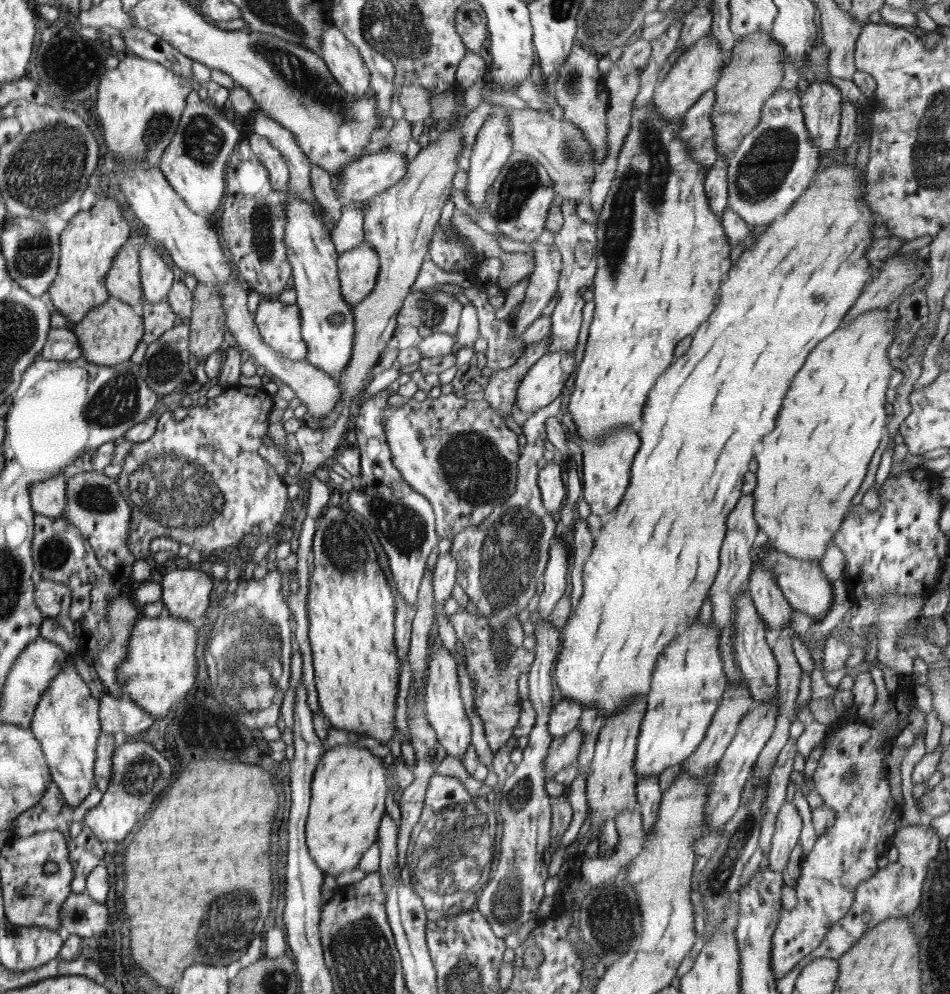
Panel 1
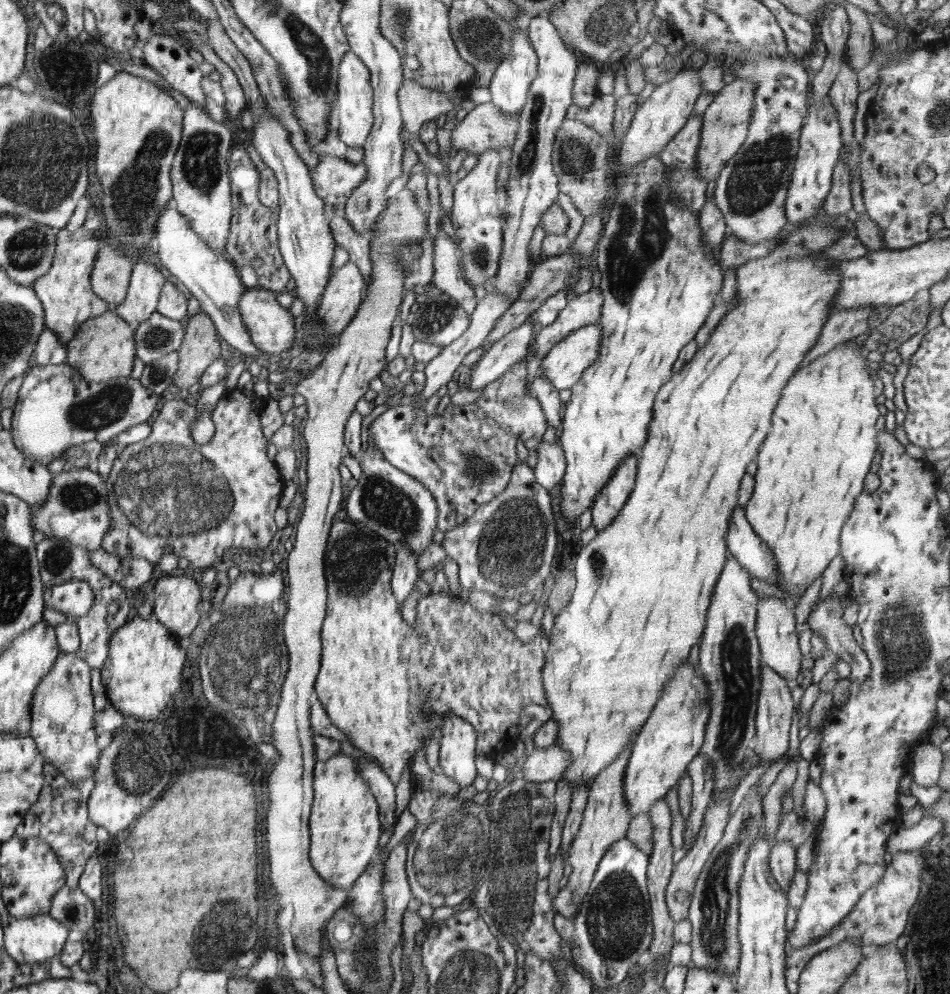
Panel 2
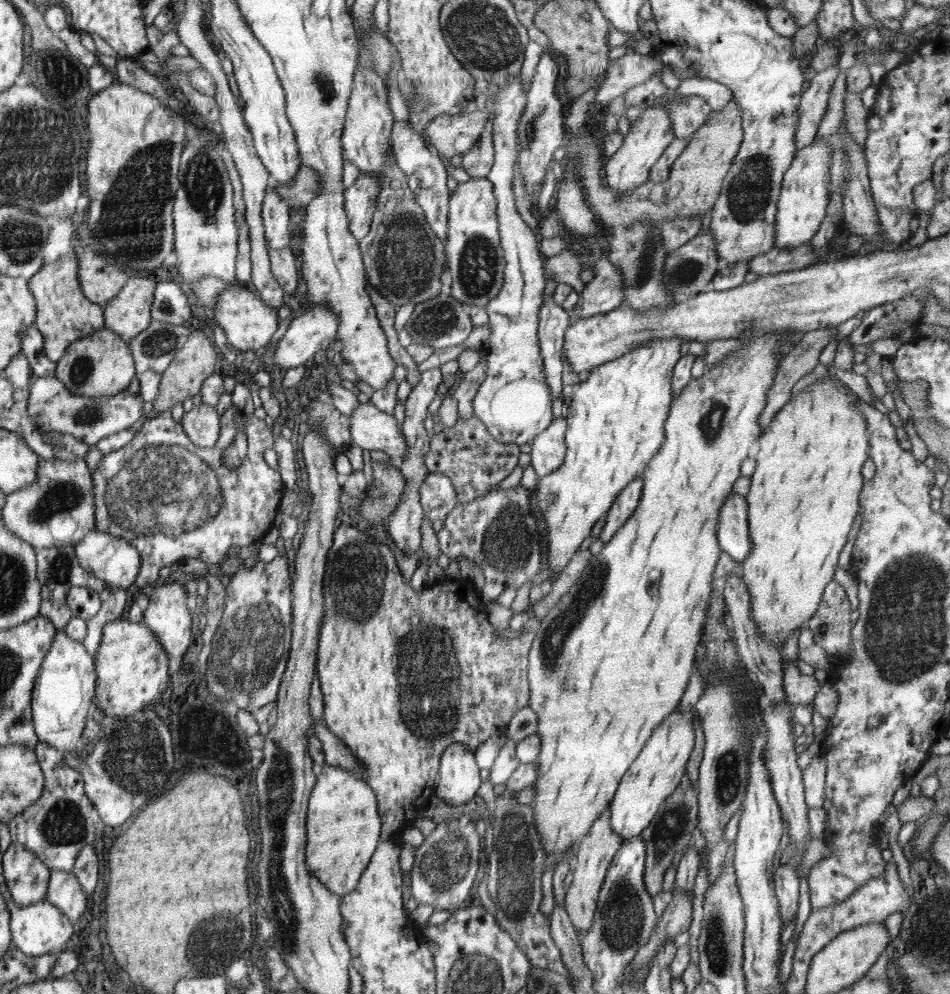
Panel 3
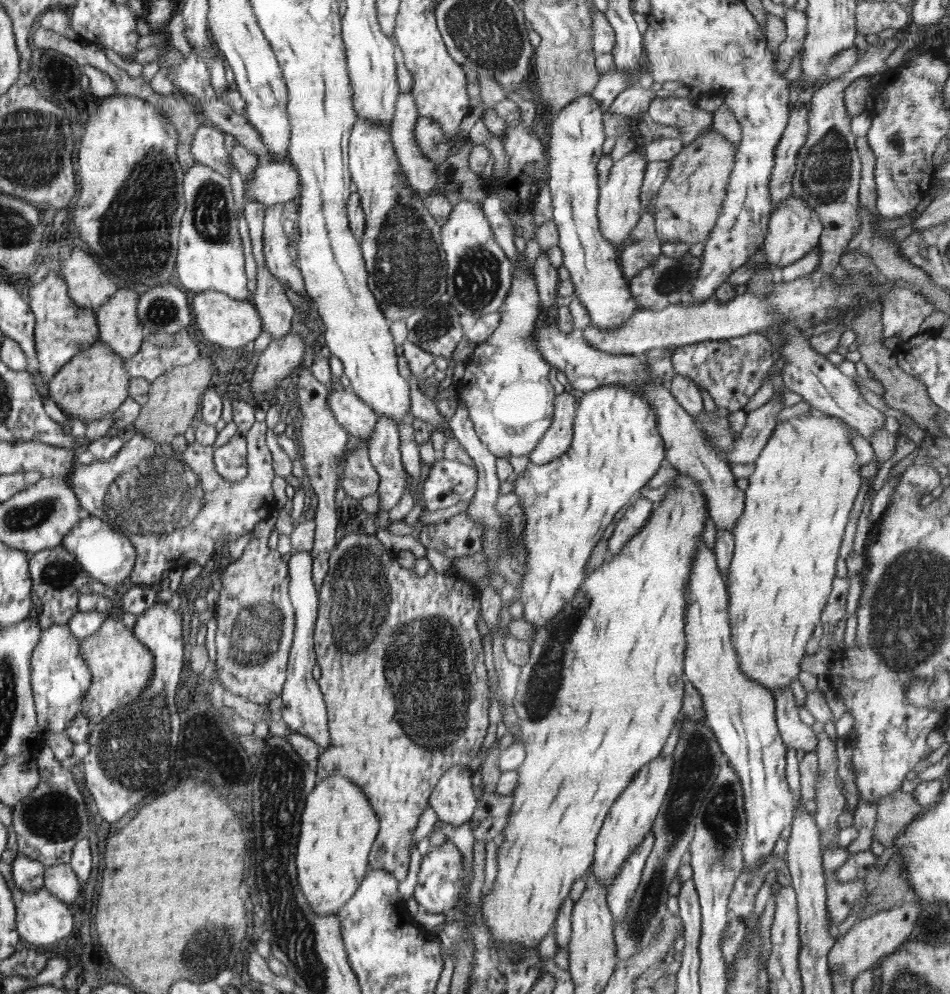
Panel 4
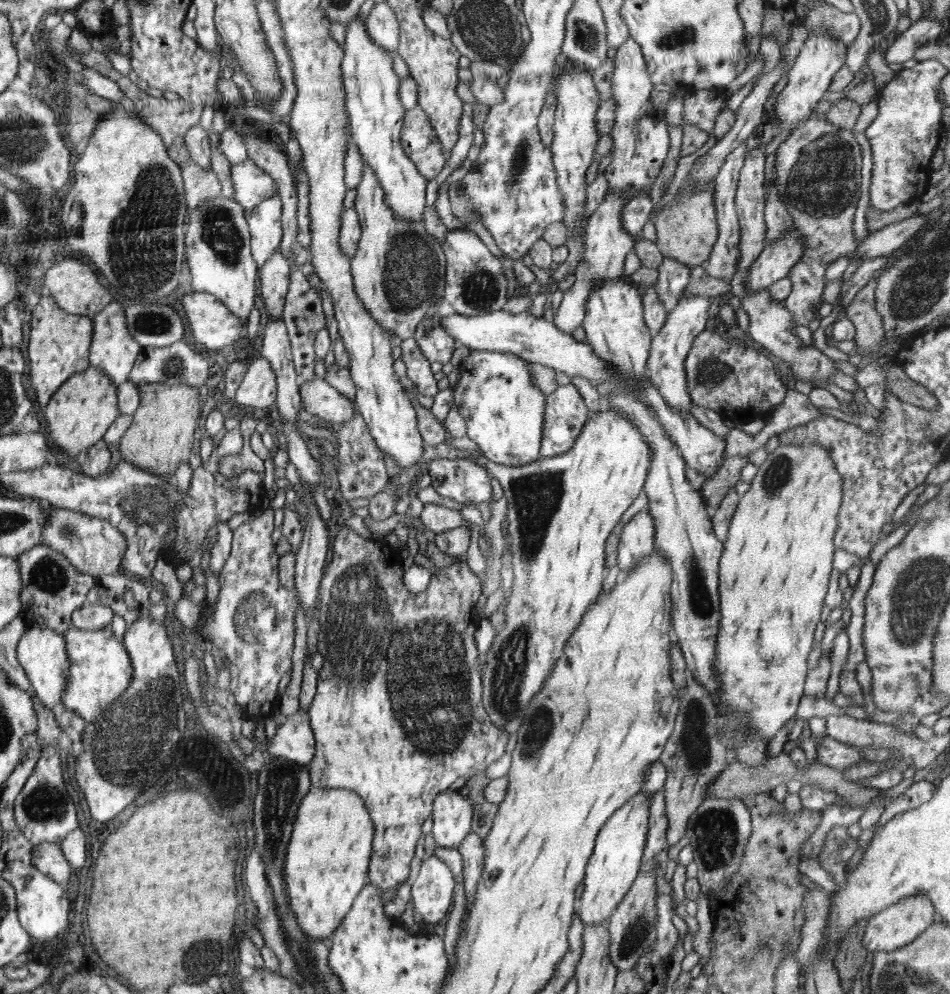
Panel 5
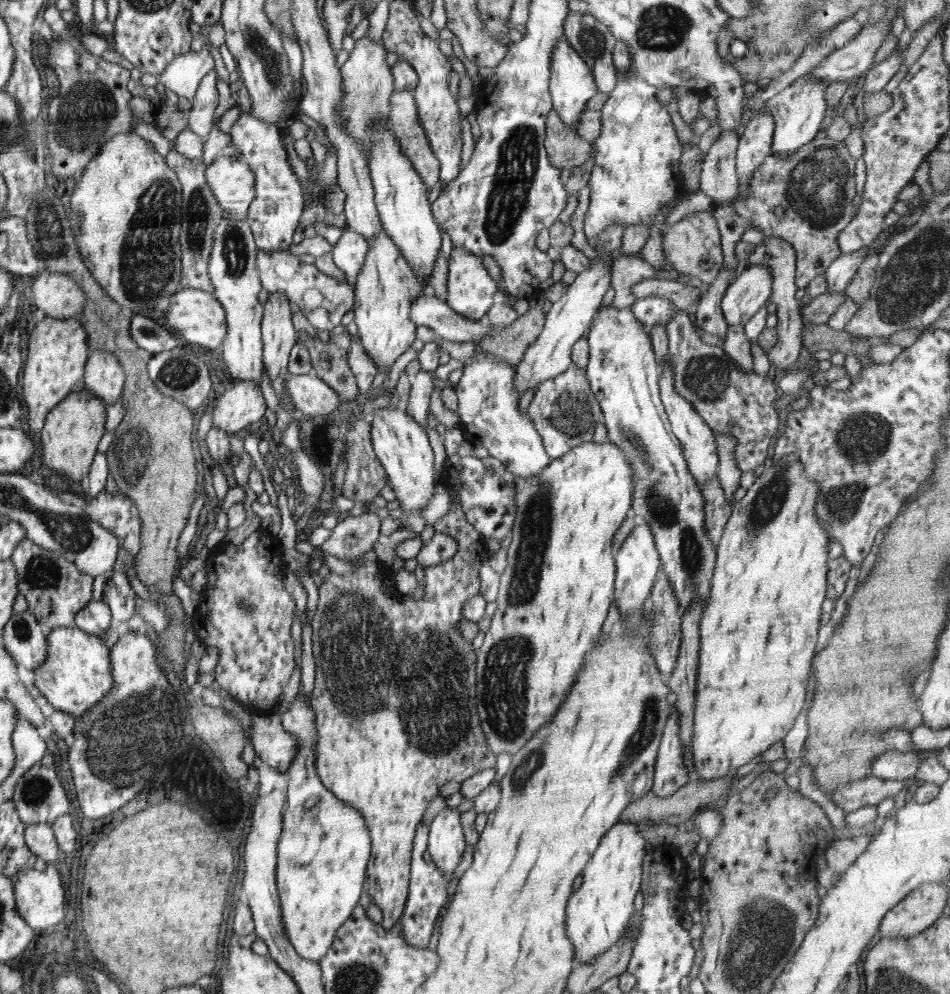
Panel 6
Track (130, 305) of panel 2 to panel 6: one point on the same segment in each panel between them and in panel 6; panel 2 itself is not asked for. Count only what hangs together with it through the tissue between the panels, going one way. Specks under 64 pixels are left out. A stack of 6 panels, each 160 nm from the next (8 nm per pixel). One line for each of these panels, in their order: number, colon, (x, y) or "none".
3: (129, 313)
4: (119, 327)
5: (114, 350)
6: (105, 378)

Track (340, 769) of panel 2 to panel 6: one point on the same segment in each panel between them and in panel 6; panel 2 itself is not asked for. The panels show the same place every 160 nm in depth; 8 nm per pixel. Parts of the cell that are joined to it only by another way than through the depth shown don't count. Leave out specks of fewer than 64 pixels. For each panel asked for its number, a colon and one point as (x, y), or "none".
3: (343, 826)
4: (340, 827)
5: (329, 855)
6: (325, 846)

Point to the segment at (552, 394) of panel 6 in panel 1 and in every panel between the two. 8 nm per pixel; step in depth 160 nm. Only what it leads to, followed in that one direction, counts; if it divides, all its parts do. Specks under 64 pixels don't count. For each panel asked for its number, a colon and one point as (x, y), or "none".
1: (554, 494)
2: (549, 471)
3: (548, 450)
4: (557, 440)
5: (565, 413)

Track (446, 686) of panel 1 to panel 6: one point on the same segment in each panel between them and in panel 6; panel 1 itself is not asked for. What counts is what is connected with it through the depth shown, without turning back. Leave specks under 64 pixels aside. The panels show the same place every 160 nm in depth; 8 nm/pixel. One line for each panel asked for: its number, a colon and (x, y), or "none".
2: (457, 752)
3: (459, 773)
4: (453, 800)
5: (452, 812)
6: (445, 842)

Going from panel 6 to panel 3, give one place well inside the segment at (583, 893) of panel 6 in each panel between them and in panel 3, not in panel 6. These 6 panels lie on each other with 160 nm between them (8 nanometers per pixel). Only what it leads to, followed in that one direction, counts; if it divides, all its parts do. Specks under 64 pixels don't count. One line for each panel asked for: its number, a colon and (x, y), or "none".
3: (658, 769)
4: (629, 820)
5: (615, 863)

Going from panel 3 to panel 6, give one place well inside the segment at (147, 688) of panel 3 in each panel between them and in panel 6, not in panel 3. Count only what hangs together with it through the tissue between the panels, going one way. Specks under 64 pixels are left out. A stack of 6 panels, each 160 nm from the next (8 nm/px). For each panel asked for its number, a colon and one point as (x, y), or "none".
4: (122, 667)
5: (101, 670)
6: (76, 674)

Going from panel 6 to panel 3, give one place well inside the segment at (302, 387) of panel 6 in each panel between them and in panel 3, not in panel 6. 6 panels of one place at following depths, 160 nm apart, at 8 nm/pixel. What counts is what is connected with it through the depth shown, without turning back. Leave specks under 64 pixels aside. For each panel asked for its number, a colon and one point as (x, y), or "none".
3: (371, 429)
4: (353, 415)
5: (322, 401)

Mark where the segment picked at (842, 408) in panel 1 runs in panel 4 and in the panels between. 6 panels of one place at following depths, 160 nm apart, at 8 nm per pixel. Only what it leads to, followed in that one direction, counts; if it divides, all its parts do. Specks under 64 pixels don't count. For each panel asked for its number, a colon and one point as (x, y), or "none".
2: (811, 468)
3: (804, 495)
4: (798, 501)

